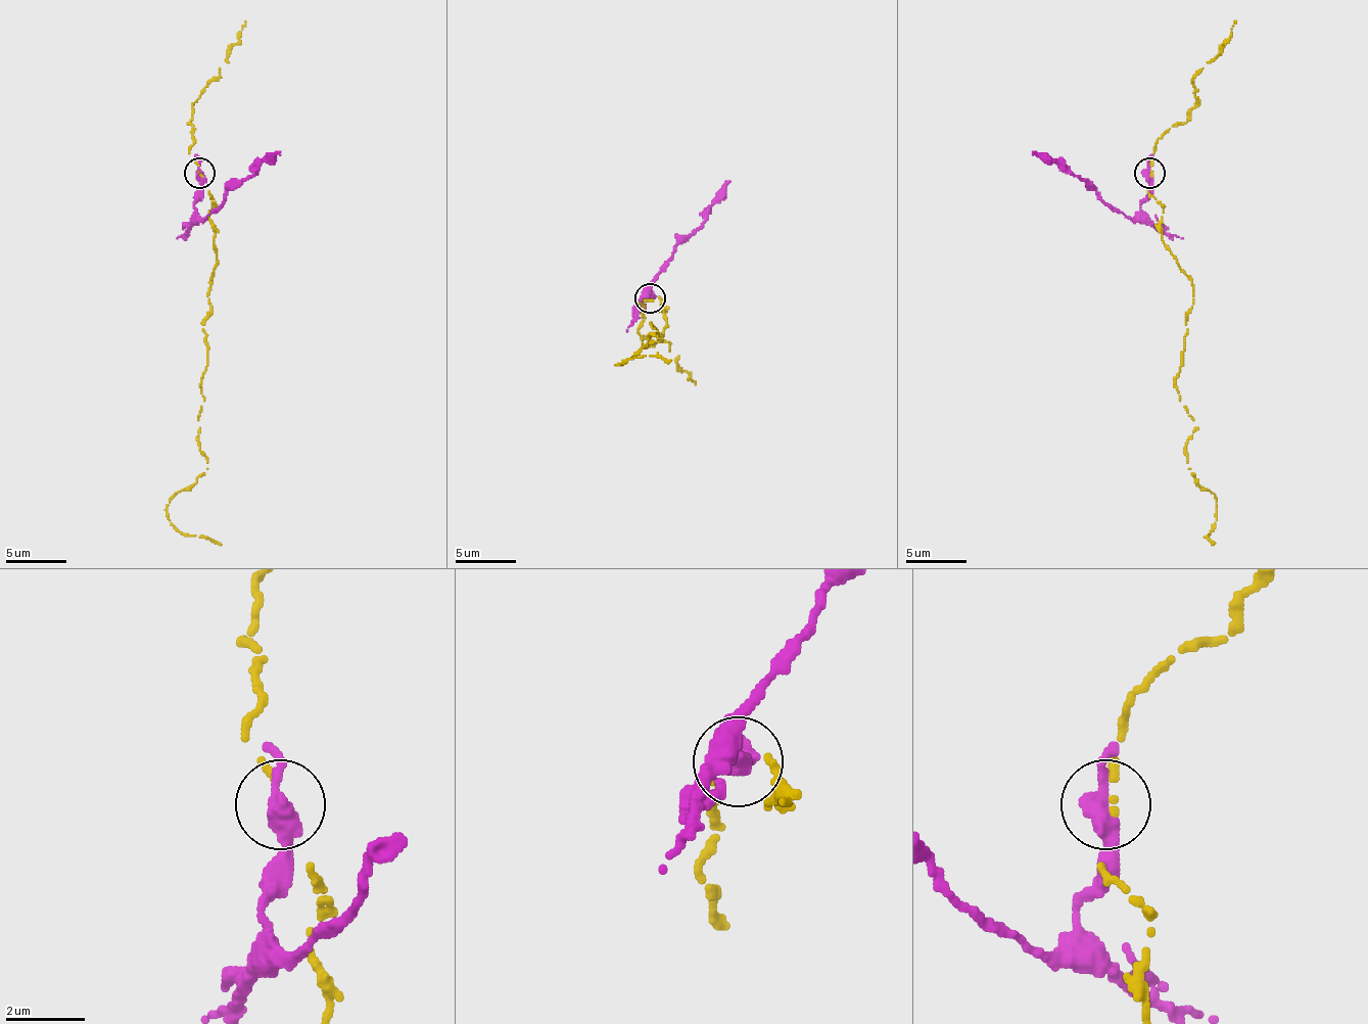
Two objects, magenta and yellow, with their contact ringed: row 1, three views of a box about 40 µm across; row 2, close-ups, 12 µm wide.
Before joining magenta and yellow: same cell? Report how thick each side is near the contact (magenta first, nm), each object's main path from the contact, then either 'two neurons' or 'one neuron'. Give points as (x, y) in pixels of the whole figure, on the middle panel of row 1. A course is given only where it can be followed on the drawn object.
calibres 400 and 160 nm; course magenta (649, 298), (652, 298), (646, 289), (664, 262), (695, 232), (712, 201), (730, 180); course yellow (649, 298), (658, 295), (664, 311), (661, 341), (652, 323), (655, 341), (615, 365), (633, 356), (670, 362); two neurons

